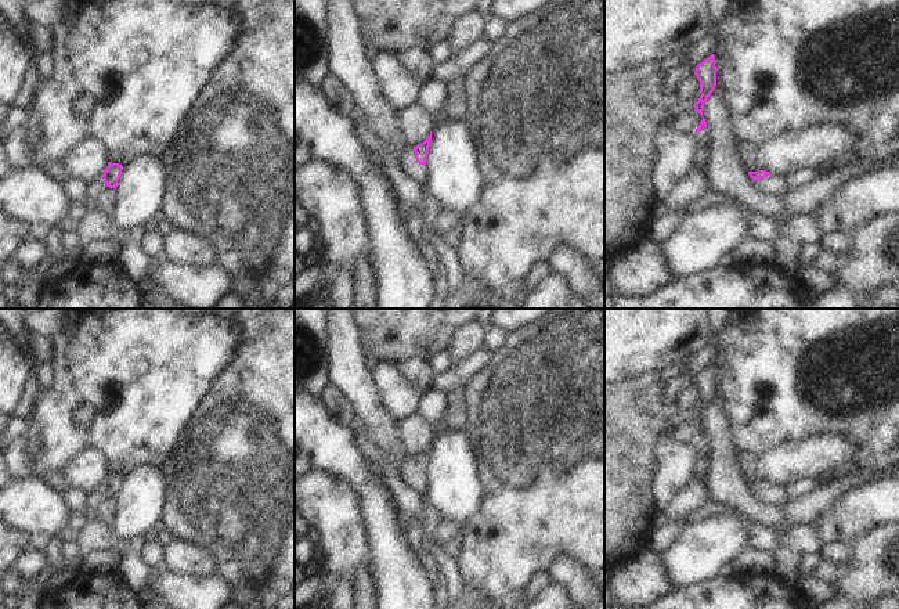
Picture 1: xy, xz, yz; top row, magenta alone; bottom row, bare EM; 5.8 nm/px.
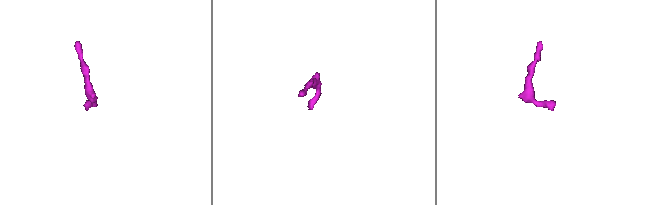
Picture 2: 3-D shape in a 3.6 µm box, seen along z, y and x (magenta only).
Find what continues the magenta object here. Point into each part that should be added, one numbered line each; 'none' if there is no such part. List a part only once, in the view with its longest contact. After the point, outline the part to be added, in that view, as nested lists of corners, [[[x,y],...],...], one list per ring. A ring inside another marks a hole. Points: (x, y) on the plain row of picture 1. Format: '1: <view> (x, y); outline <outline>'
1: xz (410, 476); outline [[[405,458],[400,468],[401,480],[407,487],[420,496],[425,504],[423,513],[423,551],[429,552],[434,540],[438,525],[441,523],[438,512],[426,501],[426,475],[419,475],[415,469],[414,460]]]

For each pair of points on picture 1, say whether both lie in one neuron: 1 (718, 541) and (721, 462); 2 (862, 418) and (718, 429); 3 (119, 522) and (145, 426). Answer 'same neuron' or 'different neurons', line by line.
1: different neurons
2: different neurons
3: different neurons

